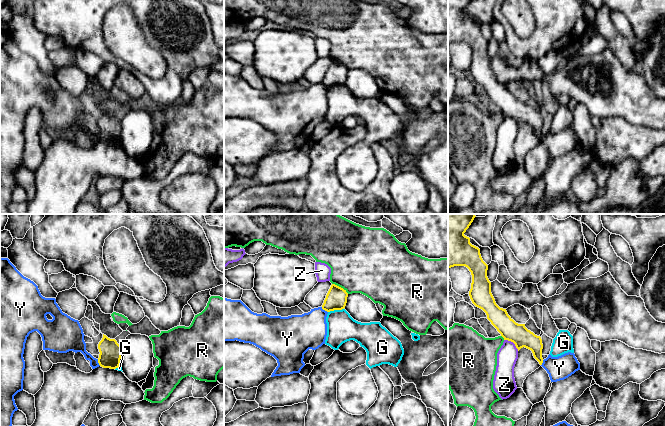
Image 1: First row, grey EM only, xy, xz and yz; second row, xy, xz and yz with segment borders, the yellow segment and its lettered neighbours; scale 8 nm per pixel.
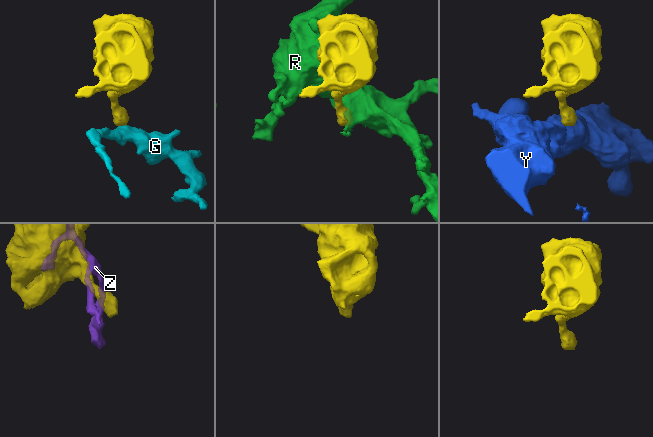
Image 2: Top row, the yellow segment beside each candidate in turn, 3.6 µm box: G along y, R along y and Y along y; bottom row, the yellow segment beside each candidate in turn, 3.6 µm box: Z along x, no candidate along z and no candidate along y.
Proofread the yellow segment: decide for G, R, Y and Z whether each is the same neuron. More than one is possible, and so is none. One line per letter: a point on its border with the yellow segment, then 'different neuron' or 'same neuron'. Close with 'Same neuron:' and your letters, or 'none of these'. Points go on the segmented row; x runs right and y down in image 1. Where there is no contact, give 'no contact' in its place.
G: xz (335, 309) | different neuron
R: xz (340, 287) | different neuron
Y: xz (324, 309) | different neuron
Z: yz (512, 341) | different neuron
Same neuron: none of these

